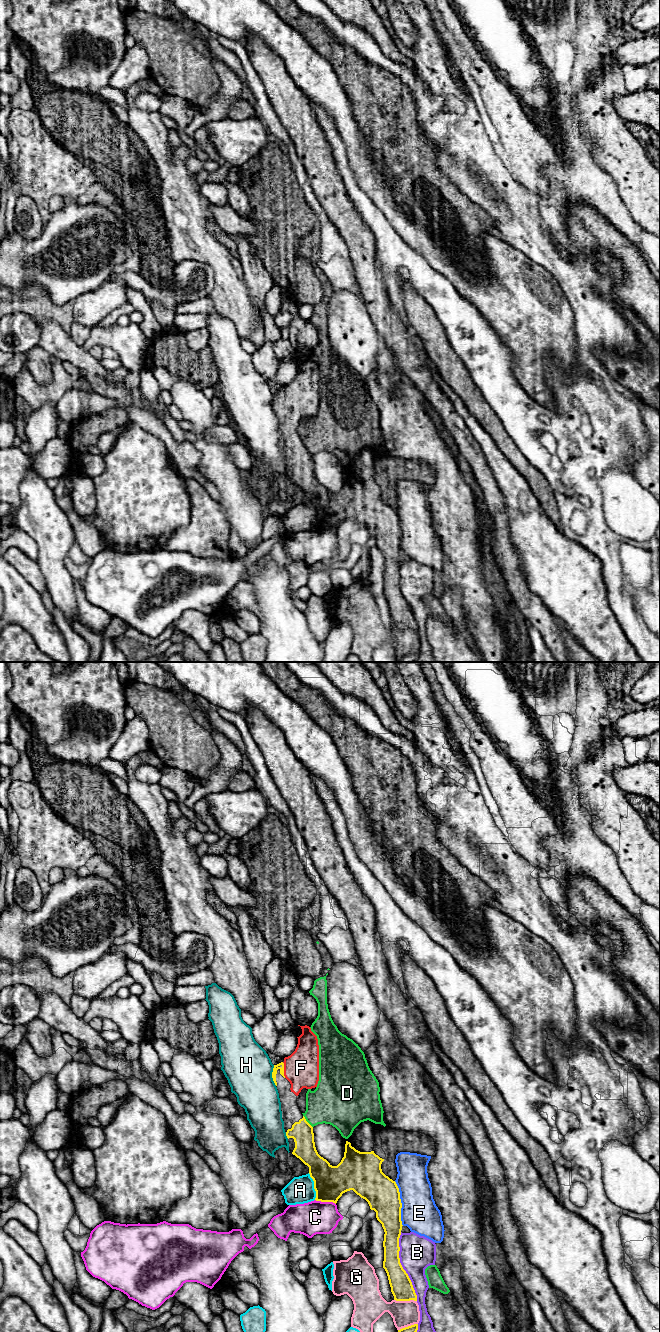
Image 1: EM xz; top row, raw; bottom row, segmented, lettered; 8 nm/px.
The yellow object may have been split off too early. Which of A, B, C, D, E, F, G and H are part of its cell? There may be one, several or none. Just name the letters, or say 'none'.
F

